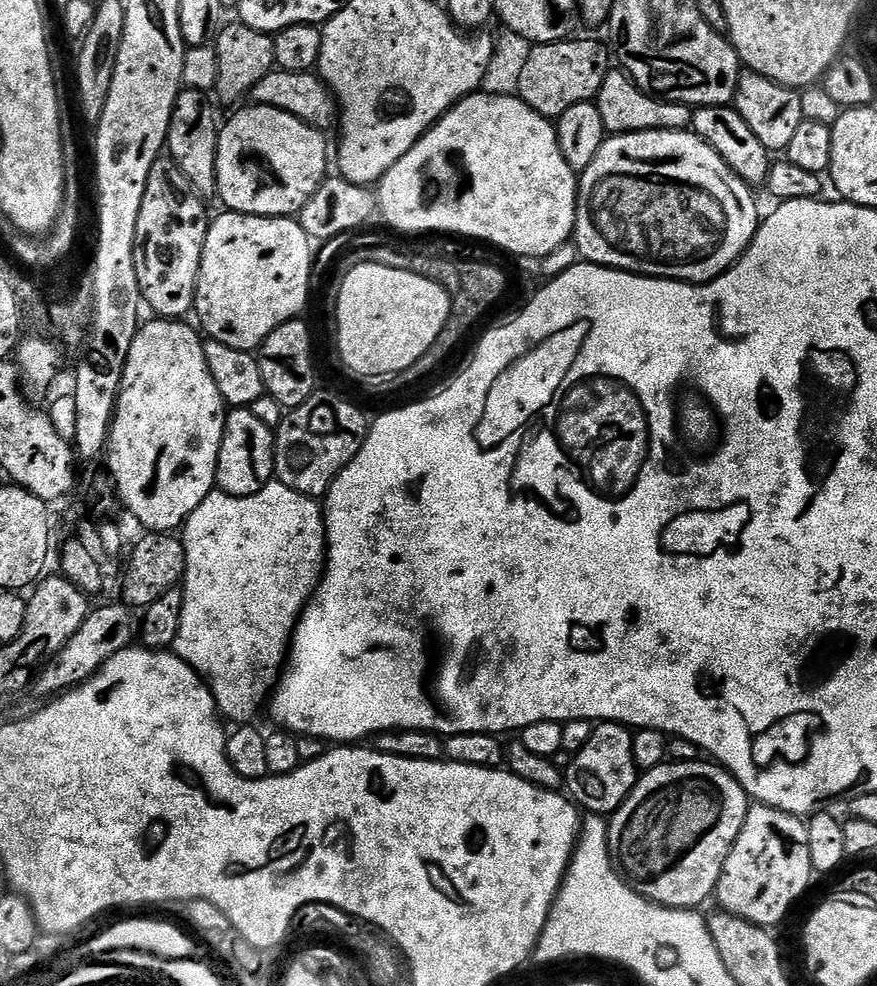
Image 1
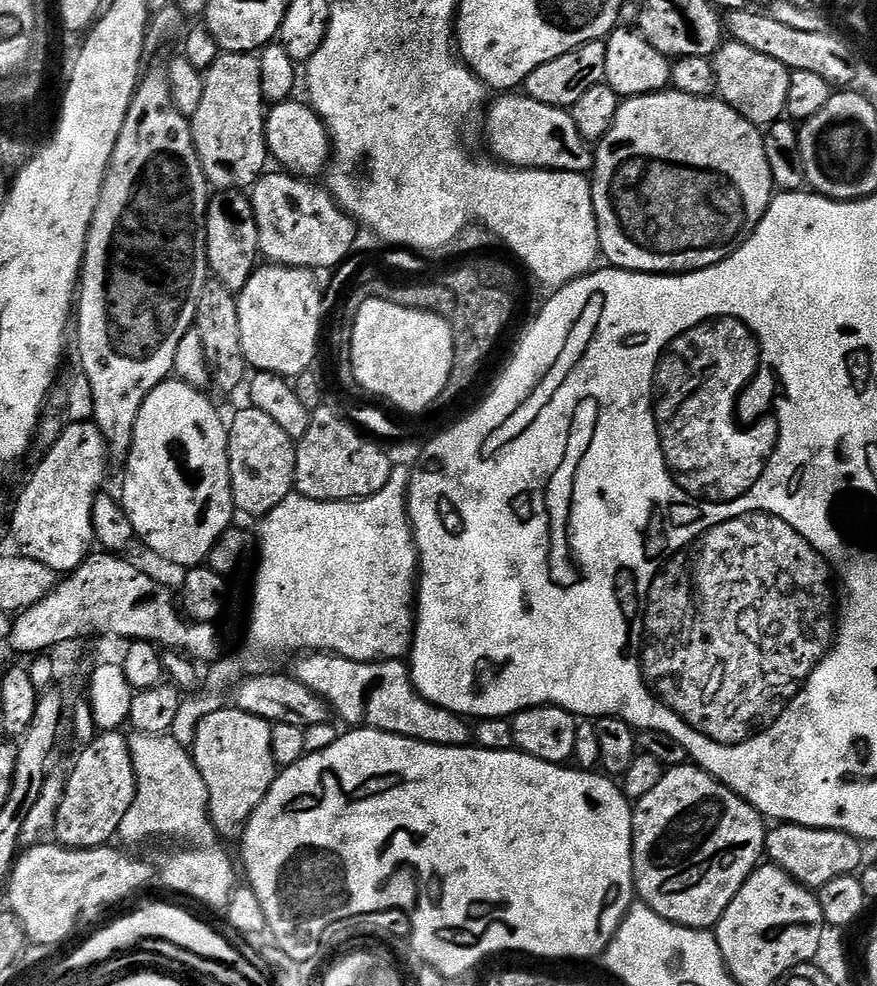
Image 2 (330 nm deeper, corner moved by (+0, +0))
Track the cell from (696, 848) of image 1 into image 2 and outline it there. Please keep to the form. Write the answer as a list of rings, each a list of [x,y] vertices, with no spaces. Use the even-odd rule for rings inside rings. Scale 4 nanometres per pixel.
[[[688,762],[669,767],[654,788],[635,801],[632,808],[630,880],[632,876],[632,884],[640,895],[637,896],[639,903],[645,904],[663,920],[681,924],[683,928],[711,929],[746,878],[761,863],[765,835],[766,824],[760,813],[713,780],[707,772]]]

